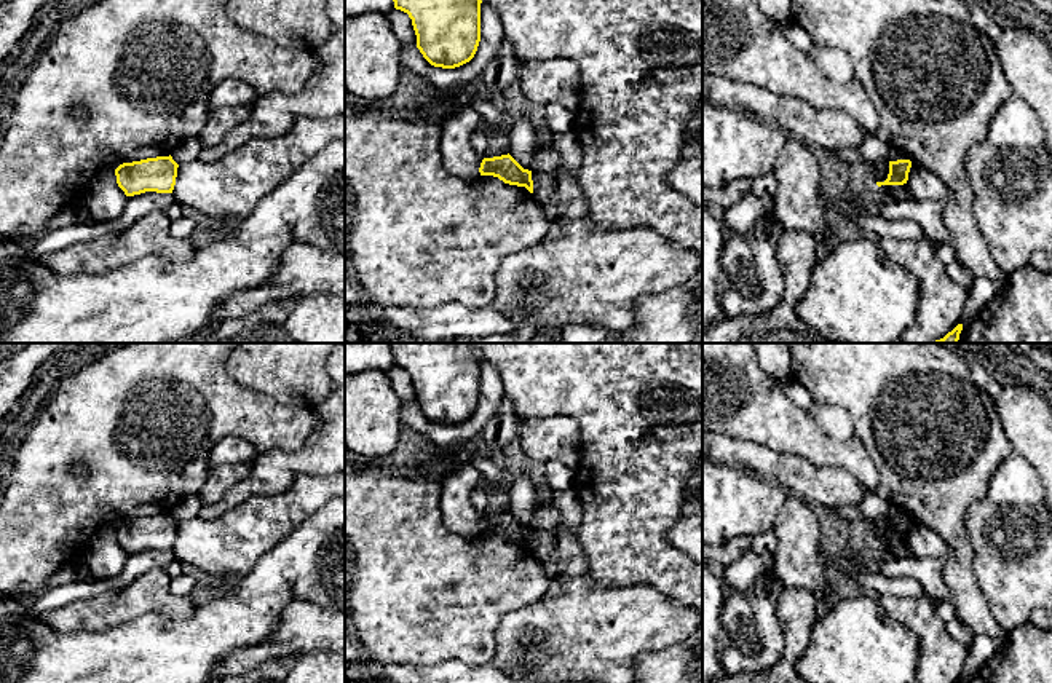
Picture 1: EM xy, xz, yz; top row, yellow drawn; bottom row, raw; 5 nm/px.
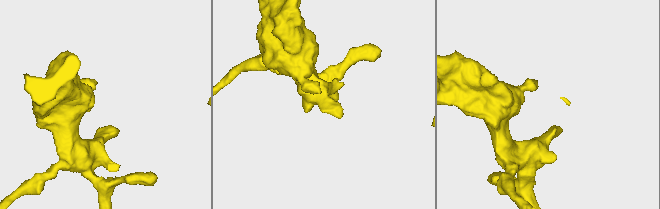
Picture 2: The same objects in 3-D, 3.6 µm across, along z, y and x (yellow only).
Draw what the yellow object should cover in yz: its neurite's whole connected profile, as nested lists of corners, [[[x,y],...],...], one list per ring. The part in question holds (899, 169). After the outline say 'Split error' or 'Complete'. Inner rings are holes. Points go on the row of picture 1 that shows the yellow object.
[[[910,160],[889,161],[888,179],[884,182],[876,182],[876,185],[881,187],[881,185],[904,185],[904,184],[907,184],[910,168],[912,168]]]. Complete

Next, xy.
[[[172,156],[123,163],[115,169],[117,184],[126,196],[145,191],[172,193],[179,164]]]. Complete

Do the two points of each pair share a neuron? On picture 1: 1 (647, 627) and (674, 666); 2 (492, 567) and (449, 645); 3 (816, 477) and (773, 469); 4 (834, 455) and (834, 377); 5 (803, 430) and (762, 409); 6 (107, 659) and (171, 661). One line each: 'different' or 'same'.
1: different
2: same
3: same
4: different
5: same
6: same

